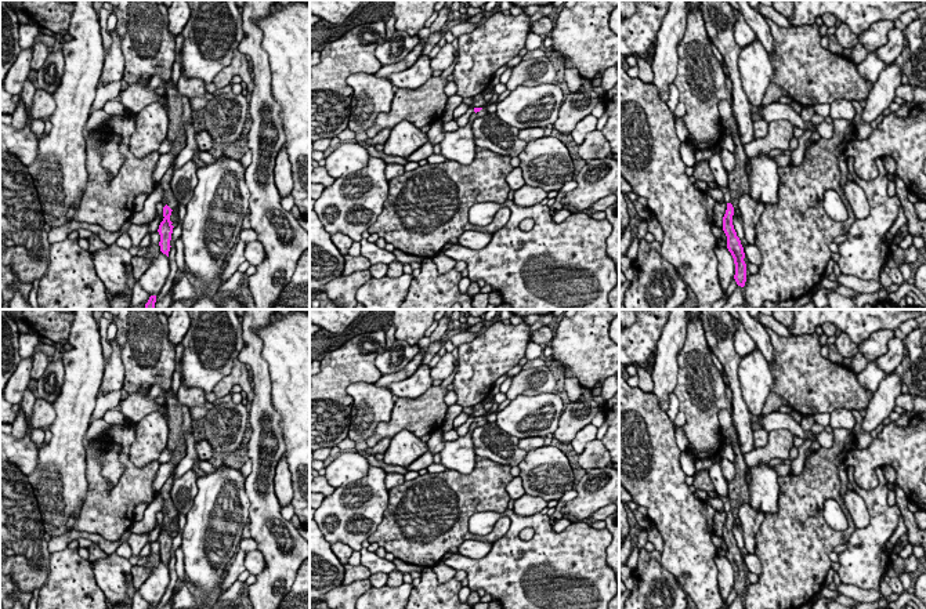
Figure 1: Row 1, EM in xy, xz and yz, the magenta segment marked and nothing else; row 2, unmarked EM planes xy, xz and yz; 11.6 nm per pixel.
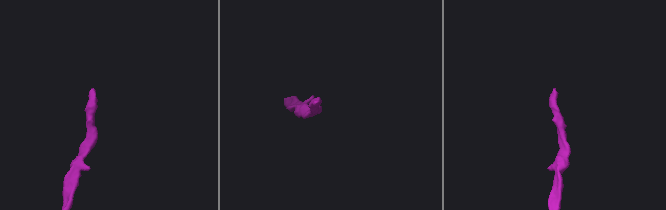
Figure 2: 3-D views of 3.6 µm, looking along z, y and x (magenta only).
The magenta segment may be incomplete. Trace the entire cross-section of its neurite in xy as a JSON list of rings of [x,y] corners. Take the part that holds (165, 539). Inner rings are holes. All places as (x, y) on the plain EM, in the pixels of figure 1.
[[[170,476],[166,483],[162,486],[160,489],[160,493],[162,493],[162,497],[163,497],[163,507],[162,507],[162,512],[163,512],[163,530],[160,532],[159,534],[159,544],[160,544],[160,551],[159,551],[159,555],[160,555],[160,561],[163,563],[166,563],[169,566],[169,561],[170,561],[170,550],[171,550],[171,543],[173,543],[173,532],[170,530],[170,525],[171,525],[171,521],[174,516],[177,516],[177,510],[174,508],[174,504],[171,501],[171,497],[170,497],[170,490],[171,490],[171,486],[173,486],[173,476]]]

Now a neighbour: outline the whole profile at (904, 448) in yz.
[[[926,412],[912,414],[907,427],[890,423],[867,449],[851,450],[844,465],[856,468],[856,482],[871,490],[879,483],[875,468],[891,465],[896,470],[896,485],[914,501],[918,510],[926,511]]]

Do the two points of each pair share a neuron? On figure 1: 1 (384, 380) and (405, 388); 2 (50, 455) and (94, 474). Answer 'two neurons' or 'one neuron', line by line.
1: two neurons
2: two neurons

